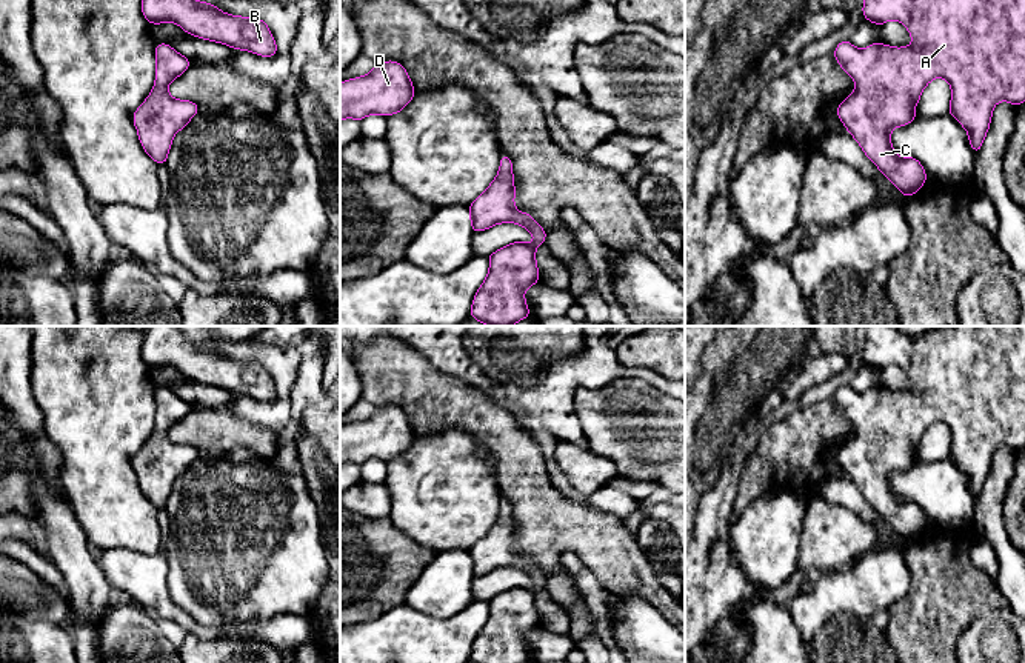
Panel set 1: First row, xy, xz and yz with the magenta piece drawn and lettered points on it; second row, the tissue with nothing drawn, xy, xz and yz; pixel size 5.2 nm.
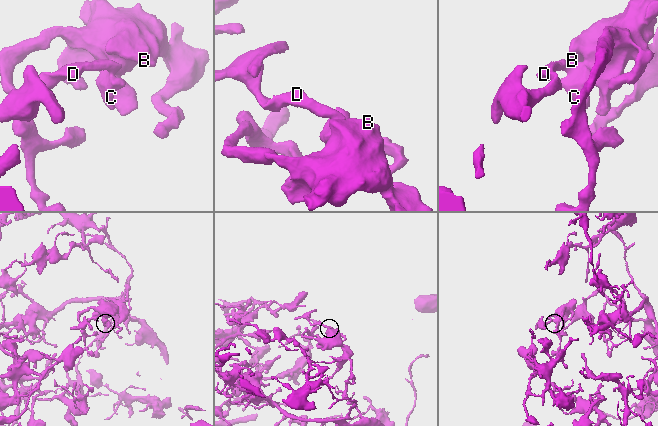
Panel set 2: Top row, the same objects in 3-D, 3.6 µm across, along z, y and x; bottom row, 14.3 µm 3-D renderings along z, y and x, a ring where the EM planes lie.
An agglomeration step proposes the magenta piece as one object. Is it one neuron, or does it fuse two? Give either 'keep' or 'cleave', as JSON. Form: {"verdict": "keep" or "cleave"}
{"verdict": "keep"}

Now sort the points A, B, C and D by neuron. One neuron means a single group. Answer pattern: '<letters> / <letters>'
A B C D

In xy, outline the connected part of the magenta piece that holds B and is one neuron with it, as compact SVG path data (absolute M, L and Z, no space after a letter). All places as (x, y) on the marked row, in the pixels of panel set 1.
M143 0L142 14L151 25L172 22L186 34L219 42L262 57L277 54L268 25L257 17L222 12L215 5L195 0Z

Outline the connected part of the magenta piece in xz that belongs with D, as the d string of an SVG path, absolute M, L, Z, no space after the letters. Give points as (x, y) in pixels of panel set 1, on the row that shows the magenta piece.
M377 63L363 77L340 83L340 120L363 120L369 114L389 117L400 112L416 95L416 89L402 63Z

